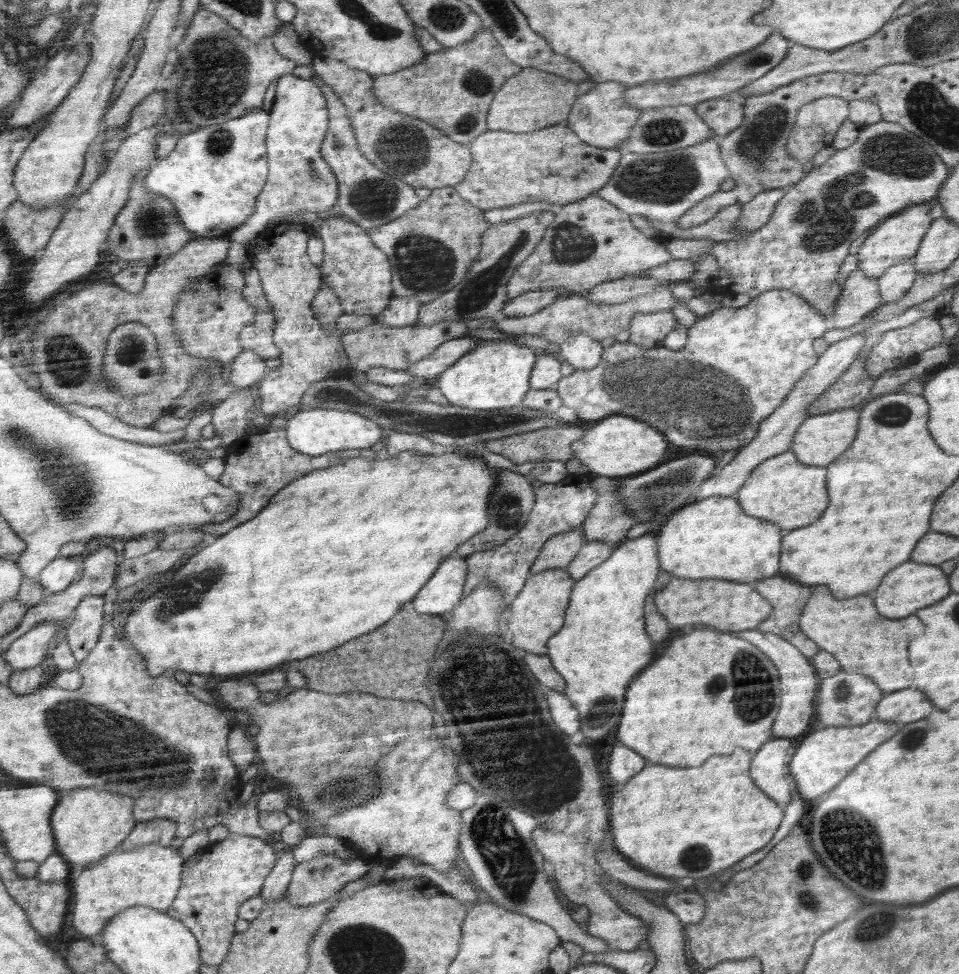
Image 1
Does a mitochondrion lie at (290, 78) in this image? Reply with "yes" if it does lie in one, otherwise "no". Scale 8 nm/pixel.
no

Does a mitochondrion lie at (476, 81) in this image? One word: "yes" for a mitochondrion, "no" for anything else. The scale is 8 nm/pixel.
yes

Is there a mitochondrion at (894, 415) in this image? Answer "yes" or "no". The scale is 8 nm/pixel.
yes

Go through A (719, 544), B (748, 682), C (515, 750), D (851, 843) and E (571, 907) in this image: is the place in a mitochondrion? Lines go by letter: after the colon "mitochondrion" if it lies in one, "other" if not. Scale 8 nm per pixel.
A: other
B: mitochondrion
C: mitochondrion
D: mitochondrion
E: other

